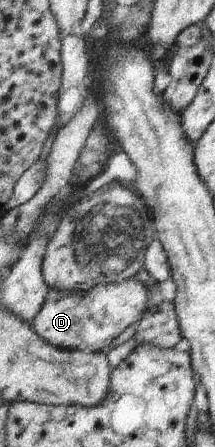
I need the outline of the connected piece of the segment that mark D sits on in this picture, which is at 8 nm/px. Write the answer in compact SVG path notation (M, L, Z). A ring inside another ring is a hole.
M136 278L107 283L90 291L68 293L50 289L42 311L32 323L33 330L50 344L72 351L102 352L134 322L149 311L151 288Z

